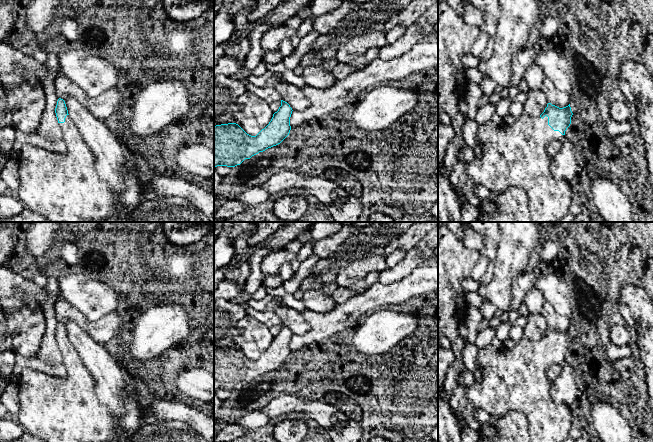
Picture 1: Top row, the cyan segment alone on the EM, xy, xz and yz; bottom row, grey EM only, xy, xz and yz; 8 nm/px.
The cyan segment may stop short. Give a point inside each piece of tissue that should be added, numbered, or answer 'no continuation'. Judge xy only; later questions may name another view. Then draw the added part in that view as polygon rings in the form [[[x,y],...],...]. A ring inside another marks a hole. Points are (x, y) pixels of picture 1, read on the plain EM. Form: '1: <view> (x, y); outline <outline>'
1: xy (54, 409); outline [[[67,339],[65,342],[65,346],[59,347],[59,350],[62,356],[63,364],[66,368],[66,375],[64,377],[51,375],[33,368],[30,369],[28,368],[22,372],[19,380],[17,381],[17,386],[19,389],[18,395],[19,395],[20,410],[15,417],[15,420],[24,429],[25,432],[36,436],[37,438],[43,440],[44,442],[126,442],[137,430],[139,430],[142,426],[147,424],[147,413],[146,413],[147,405],[144,406],[142,404],[140,399],[140,391],[138,389],[135,389],[134,393],[131,394],[129,391],[128,383],[126,382],[127,390],[129,391],[129,396],[127,397],[127,400],[125,402],[126,413],[121,419],[117,420],[112,415],[110,409],[99,402],[95,391],[95,380],[92,374],[83,364],[77,350],[72,345],[70,340]]]

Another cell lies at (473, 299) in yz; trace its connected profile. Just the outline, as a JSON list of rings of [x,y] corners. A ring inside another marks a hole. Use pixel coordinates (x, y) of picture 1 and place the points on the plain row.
[[[478,291],[466,293],[467,308],[479,308],[485,300],[481,297]]]

